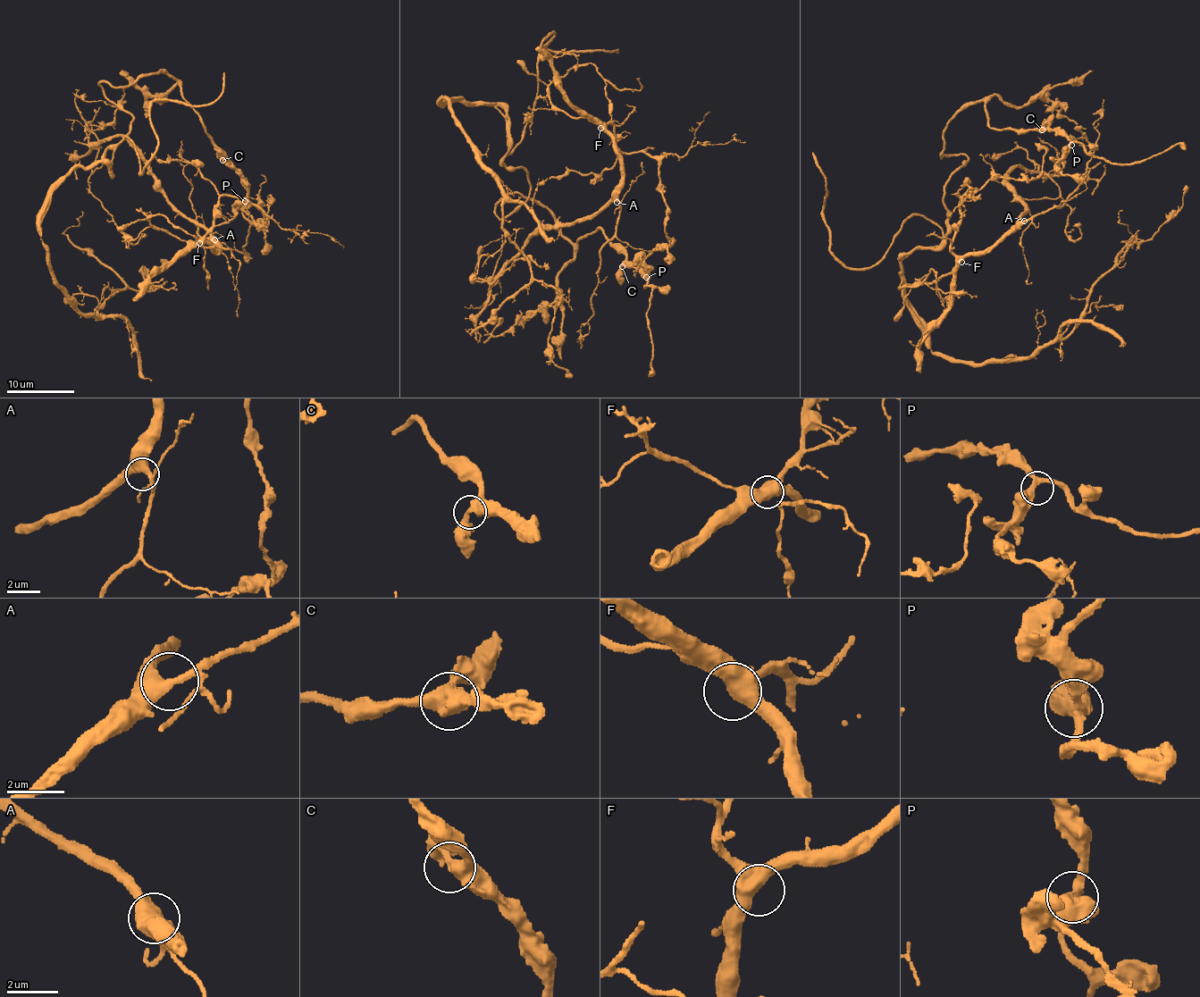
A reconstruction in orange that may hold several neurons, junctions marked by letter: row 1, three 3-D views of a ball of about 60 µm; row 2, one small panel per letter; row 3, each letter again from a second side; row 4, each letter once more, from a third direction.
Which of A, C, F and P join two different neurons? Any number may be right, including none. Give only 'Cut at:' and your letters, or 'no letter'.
Cut at: no letter

